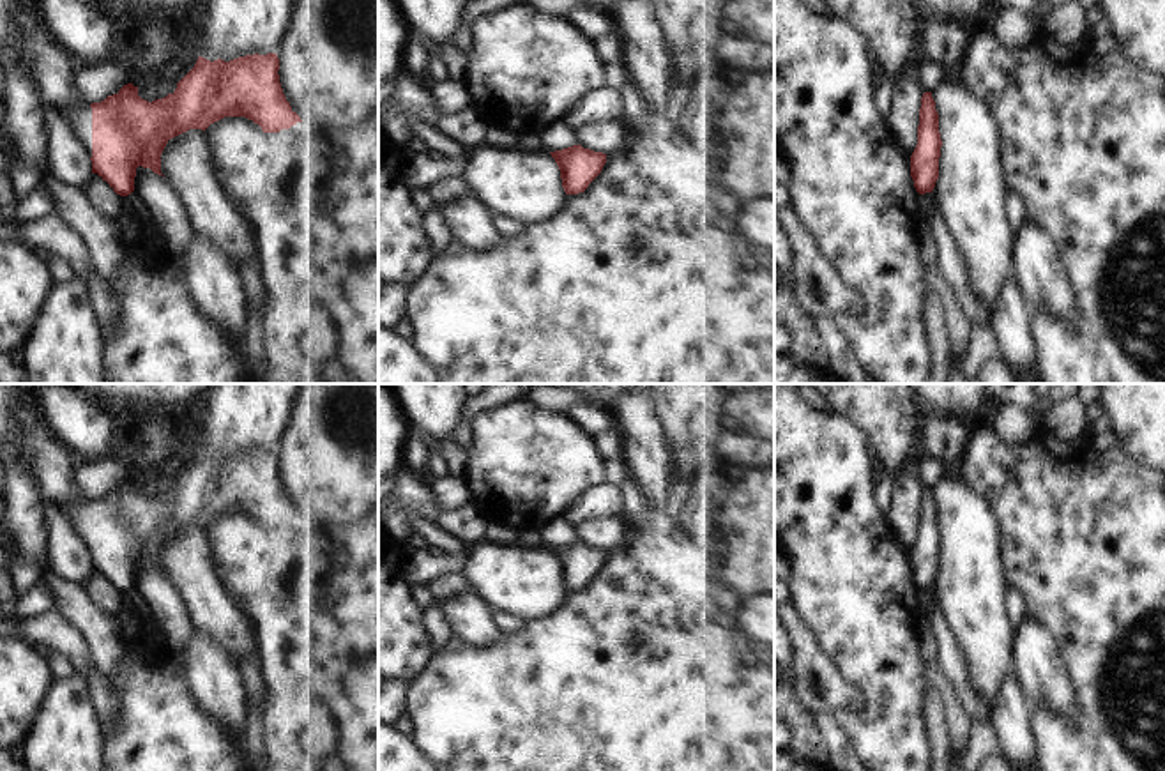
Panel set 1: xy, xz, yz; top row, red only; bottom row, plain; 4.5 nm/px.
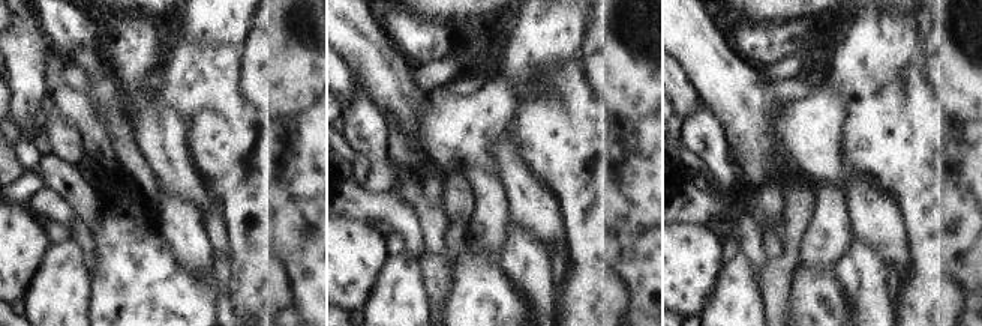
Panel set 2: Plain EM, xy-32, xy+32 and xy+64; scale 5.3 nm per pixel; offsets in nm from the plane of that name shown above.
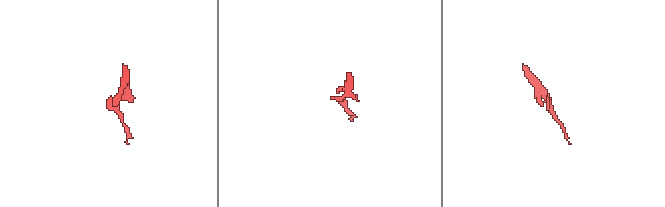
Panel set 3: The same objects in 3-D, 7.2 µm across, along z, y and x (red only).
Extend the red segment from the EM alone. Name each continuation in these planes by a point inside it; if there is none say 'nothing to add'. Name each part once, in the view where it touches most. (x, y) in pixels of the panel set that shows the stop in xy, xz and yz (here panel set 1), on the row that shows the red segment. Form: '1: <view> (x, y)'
1: xy (78, 114)

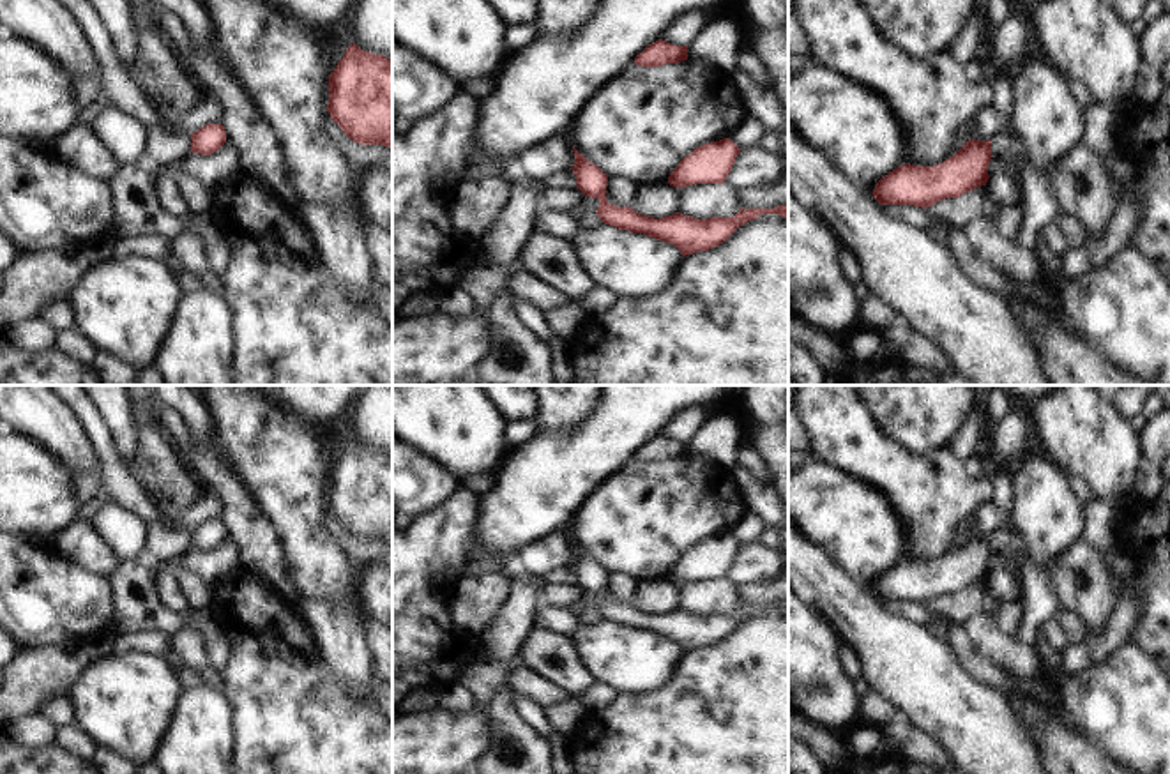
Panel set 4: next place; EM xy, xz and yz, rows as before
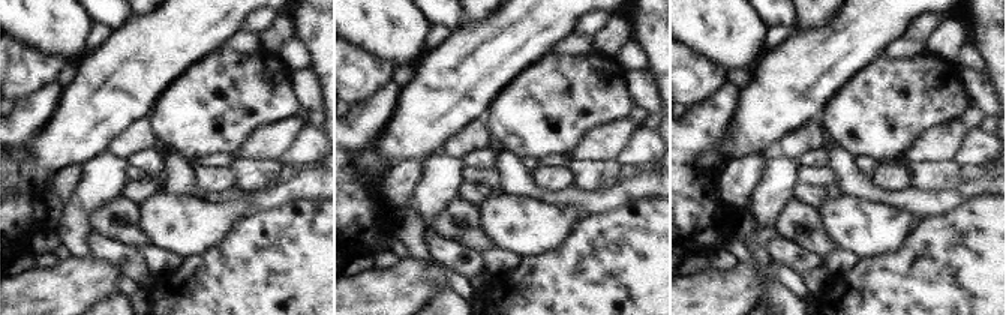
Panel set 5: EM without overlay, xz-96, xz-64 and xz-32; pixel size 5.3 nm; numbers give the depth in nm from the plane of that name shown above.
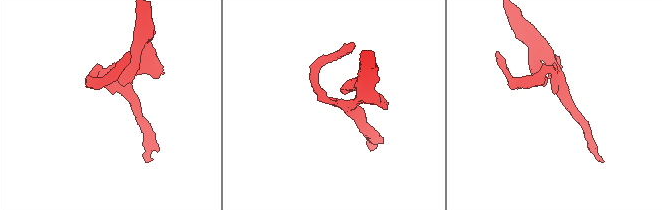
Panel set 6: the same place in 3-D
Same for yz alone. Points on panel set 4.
nothing to add

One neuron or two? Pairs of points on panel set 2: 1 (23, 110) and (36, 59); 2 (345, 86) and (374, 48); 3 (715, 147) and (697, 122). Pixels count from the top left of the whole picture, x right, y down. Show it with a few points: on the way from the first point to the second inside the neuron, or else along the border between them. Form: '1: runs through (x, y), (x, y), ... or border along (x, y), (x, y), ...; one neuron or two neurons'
1: runs through (26, 98), (27, 71); one neuron
2: border along (342, 57), (351, 71); two neurons
3: runs through (709, 141), (700, 128); one neuron

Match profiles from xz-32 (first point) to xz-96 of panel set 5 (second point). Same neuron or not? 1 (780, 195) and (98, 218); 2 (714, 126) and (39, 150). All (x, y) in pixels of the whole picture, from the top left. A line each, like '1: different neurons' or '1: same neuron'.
1: different neurons
2: different neurons

